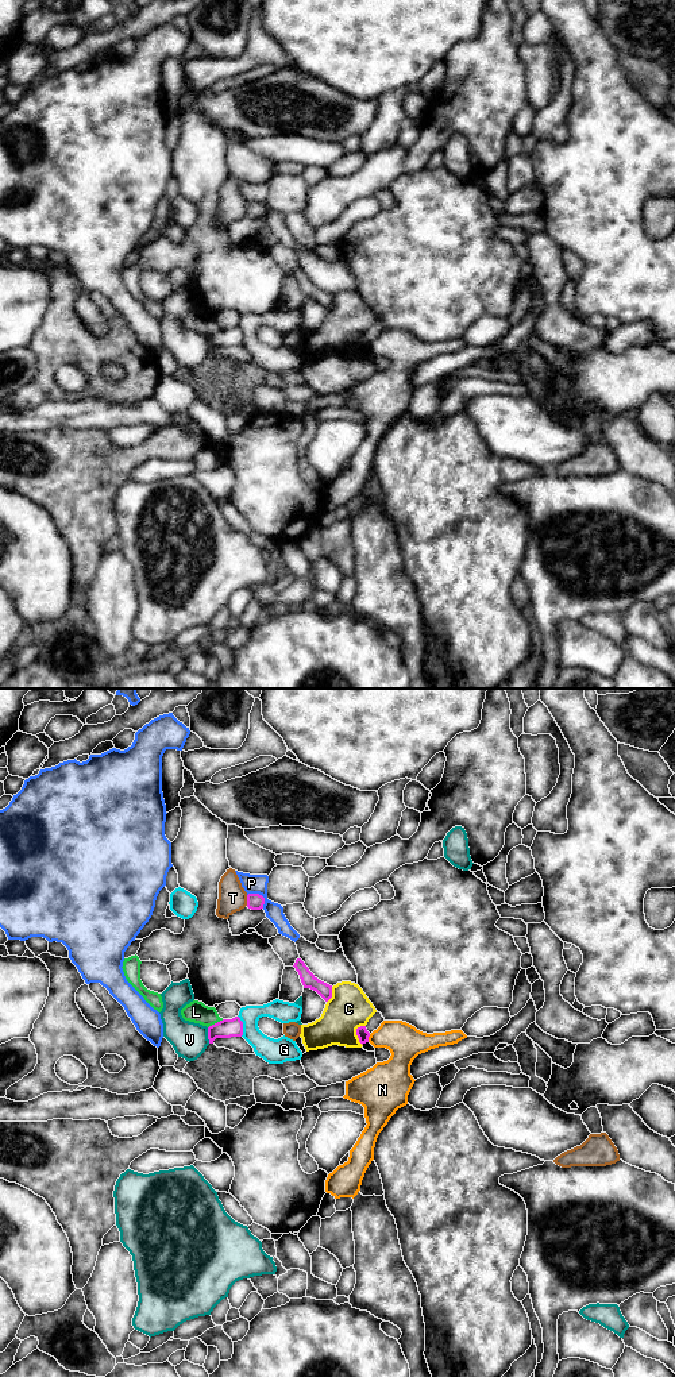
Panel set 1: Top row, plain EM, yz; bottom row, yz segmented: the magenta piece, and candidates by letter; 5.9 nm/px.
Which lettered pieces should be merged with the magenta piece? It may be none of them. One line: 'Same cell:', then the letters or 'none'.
Same cell: none

